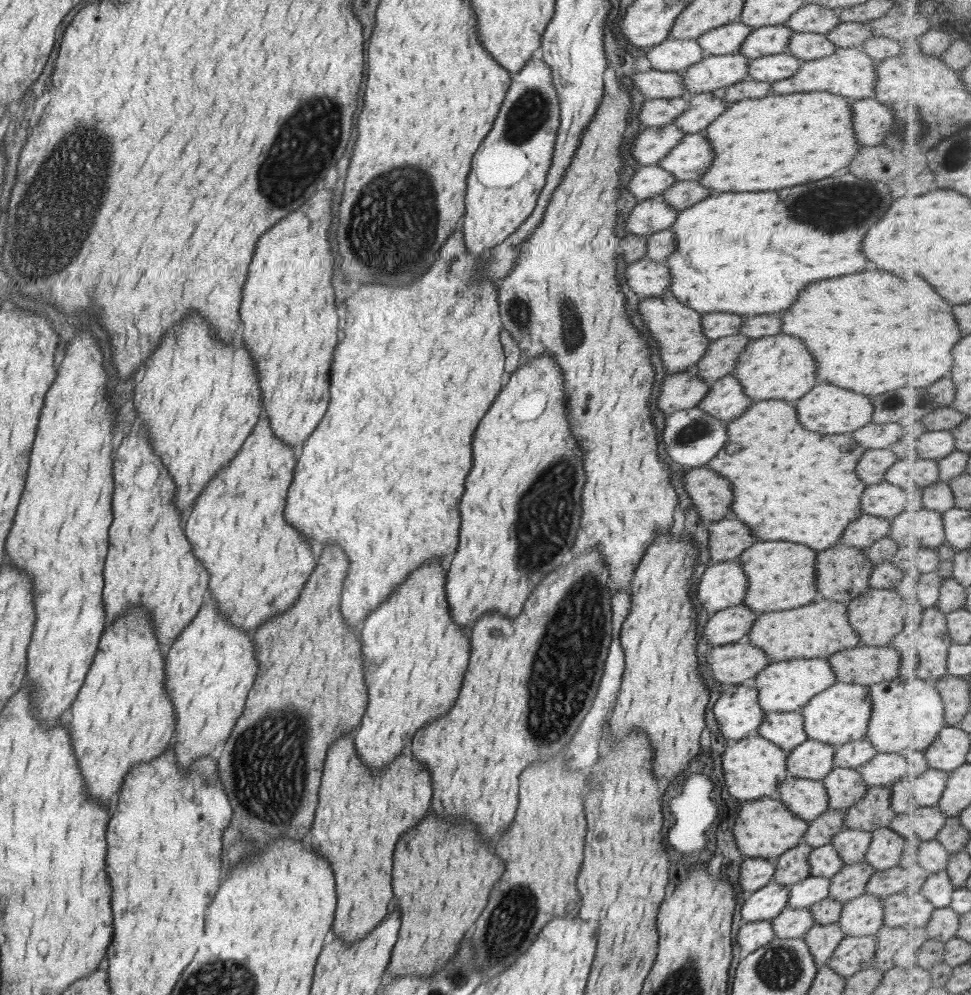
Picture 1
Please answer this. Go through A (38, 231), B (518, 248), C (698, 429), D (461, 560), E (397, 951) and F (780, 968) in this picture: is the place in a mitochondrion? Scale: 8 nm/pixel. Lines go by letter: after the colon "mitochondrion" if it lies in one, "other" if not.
A: mitochondrion
B: other
C: mitochondrion
D: other
E: other
F: mitochondrion

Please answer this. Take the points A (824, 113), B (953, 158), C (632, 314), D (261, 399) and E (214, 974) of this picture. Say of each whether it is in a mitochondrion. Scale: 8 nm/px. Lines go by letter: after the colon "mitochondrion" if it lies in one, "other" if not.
A: other
B: mitochondrion
C: other
D: other
E: mitochondrion

